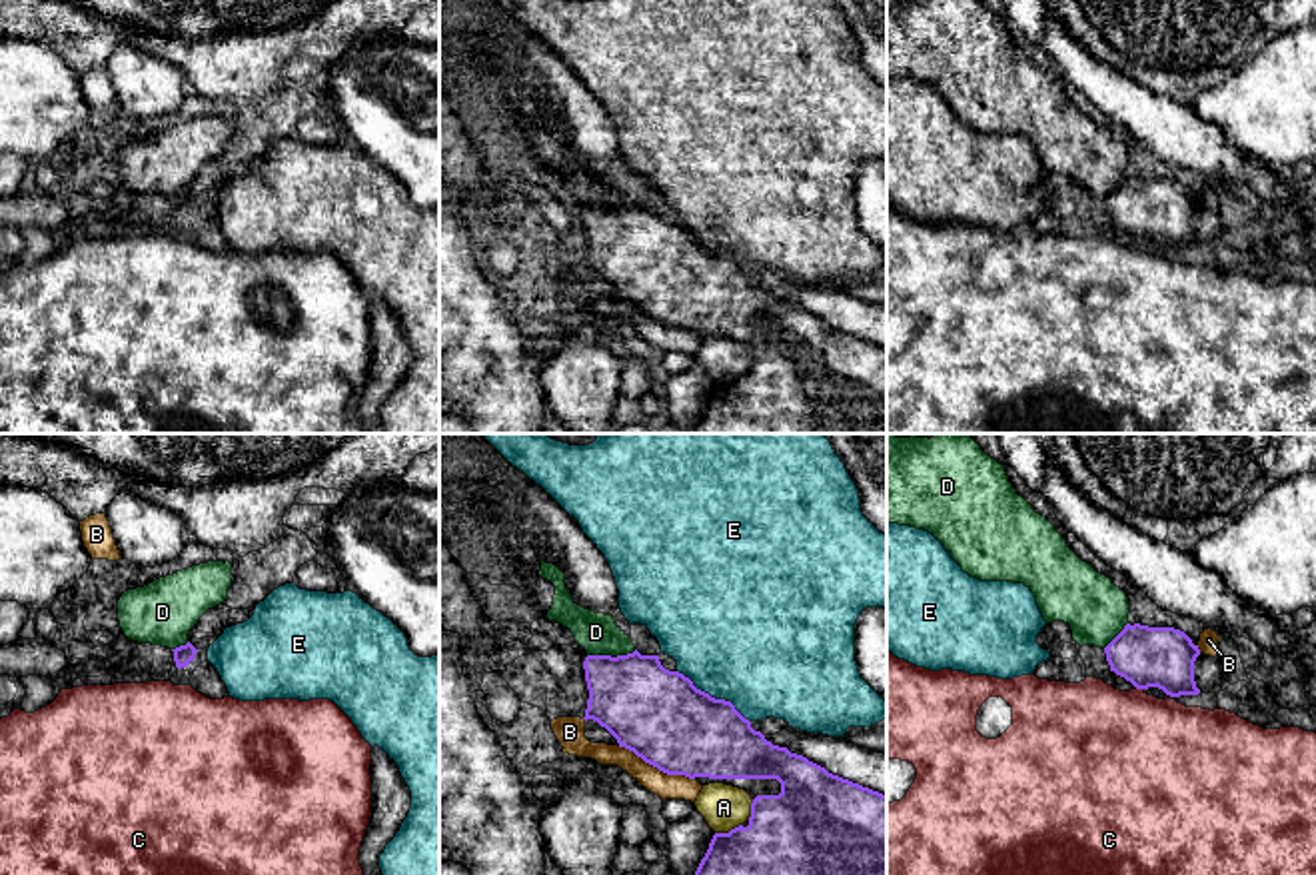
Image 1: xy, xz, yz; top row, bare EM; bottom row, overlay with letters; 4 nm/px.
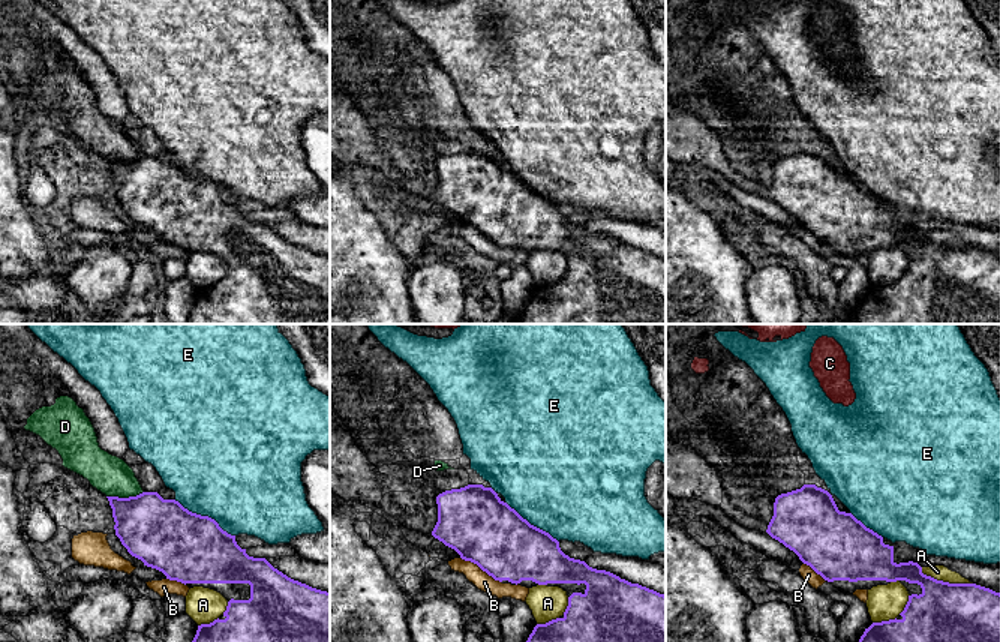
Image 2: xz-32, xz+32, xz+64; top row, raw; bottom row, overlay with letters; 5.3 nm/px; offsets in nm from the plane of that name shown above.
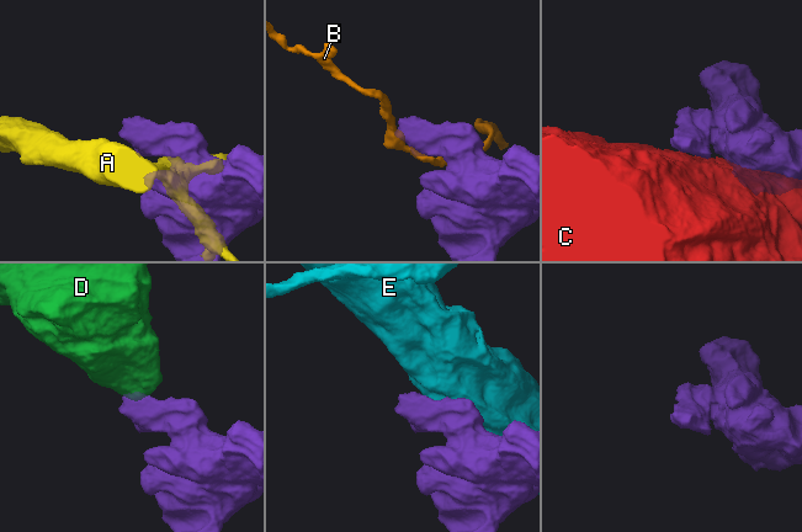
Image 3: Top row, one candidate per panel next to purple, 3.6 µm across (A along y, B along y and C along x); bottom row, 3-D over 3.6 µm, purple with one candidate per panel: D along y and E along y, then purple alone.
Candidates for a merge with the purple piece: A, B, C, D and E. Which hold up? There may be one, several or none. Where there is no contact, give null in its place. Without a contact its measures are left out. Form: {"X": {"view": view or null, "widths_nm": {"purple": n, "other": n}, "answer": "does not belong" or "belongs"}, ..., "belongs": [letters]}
{"A": {"view": "xz", "widths_nm": {"purple": 480, "other": 180}, "answer": "does not belong"}, "B": {"view": "xz", "widths_nm": {"purple": 360, "other": 100}, "answer": "does not belong"}, "C": {"view": "yz", "widths_nm": {"purple": 240, "other": 460}, "answer": "does not belong"}, "D": {"view": "xz", "widths_nm": {"purple": 360, "other": 160}, "answer": "does not belong"}, "E": {"view": "xz", "widths_nm": {"purple": 360, "other": 480}, "answer": "does not belong"}, "belongs": []}

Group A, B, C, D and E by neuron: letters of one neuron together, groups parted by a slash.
A / B / C / D / E

